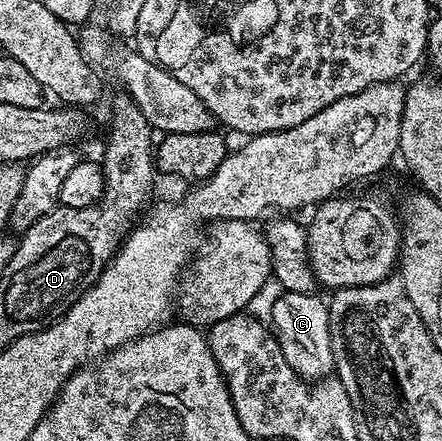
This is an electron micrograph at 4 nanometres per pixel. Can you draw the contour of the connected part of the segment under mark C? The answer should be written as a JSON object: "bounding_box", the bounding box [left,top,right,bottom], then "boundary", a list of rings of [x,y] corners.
{"bounding_box":[269,292,334,380],"boundary":[[[283,292],[272,308],[269,321],[274,322],[278,343],[282,345],[282,355],[292,364],[301,378],[322,380],[334,370],[334,353],[330,339],[330,308],[318,299],[317,293]]]}

